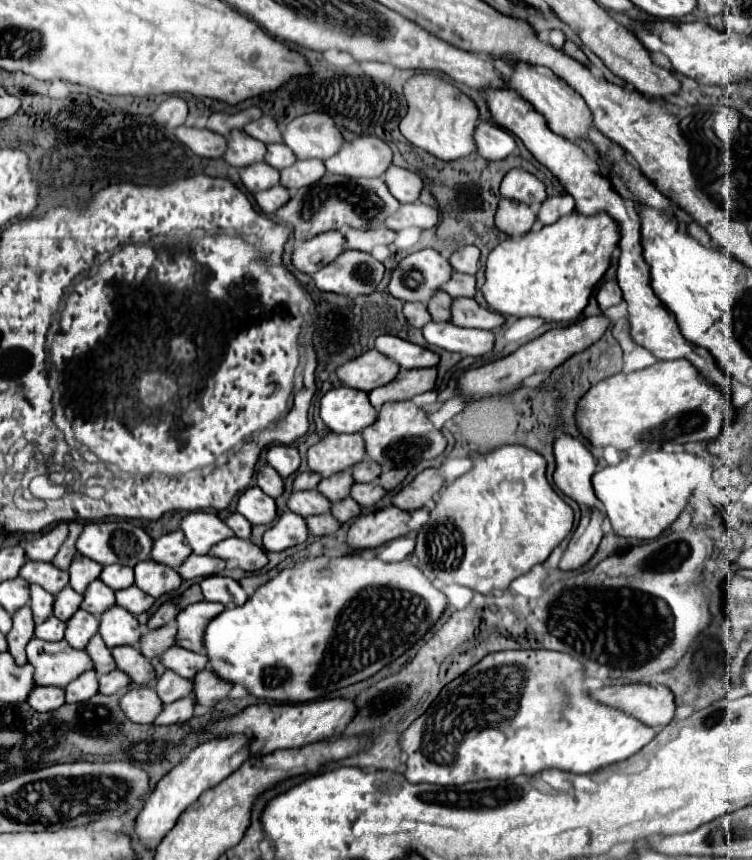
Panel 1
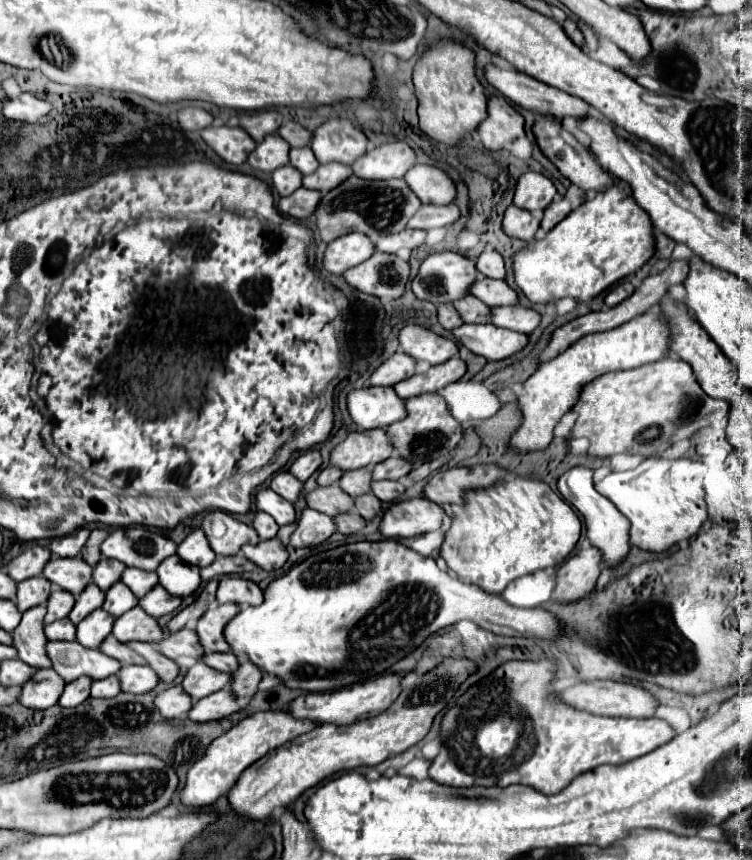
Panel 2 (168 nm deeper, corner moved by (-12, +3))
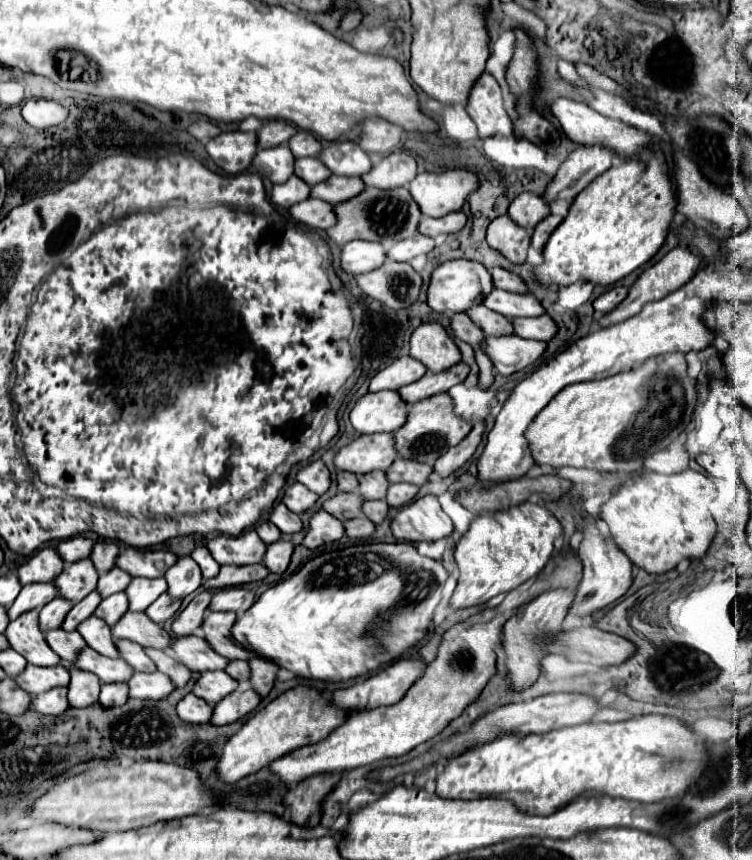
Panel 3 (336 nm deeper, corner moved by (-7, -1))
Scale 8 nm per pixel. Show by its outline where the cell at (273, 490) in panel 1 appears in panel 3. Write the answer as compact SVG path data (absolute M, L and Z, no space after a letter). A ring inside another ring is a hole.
M301 484L287 486L285 494L283 494L283 504L295 514L303 514L303 512L311 510L317 500L319 500L319 494L313 494L309 488L305 488Z

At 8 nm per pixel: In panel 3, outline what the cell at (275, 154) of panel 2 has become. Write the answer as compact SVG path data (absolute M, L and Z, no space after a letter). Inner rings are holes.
M285 144L285 146L267 148L267 150L257 150L257 156L253 158L251 166L263 178L269 178L273 184L281 184L293 176L293 162L295 162L295 156Z

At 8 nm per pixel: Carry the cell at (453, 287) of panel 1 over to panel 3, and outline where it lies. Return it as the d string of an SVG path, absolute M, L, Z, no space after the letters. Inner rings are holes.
M497 288L485 298L483 304L507 318L545 314L545 308L541 306L541 302L535 296L521 296L521 294L513 294L513 292L505 292L505 290L497 290Z

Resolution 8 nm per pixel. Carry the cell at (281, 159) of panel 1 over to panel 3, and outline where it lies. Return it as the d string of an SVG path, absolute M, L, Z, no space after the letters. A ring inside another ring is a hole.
M297 158L295 160L295 174L305 180L309 186L315 186L317 182L323 182L329 178L329 168L319 158Z

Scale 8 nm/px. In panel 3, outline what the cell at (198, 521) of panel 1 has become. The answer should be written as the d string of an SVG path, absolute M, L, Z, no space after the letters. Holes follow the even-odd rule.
M255 530L239 534L235 538L217 536L207 544L209 552L219 564L257 564L265 556L267 544L259 540Z

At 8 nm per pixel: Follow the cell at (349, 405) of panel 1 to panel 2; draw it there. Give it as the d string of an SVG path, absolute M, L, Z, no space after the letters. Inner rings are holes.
M360 388L348 394L348 414L360 430L386 428L406 416L404 402L392 388Z

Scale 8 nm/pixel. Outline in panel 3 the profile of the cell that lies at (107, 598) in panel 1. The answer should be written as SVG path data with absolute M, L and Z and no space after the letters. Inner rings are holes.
M117 592L117 594L105 598L99 604L99 608L95 610L95 616L97 618L103 618L109 626L115 626L123 618L123 614L127 610L129 610L129 600L127 600L125 592Z

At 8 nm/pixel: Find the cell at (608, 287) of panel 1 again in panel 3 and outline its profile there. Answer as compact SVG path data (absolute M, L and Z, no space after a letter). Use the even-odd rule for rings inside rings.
M617 286L617 288L611 288L607 292L603 292L595 302L593 302L593 308L607 314L611 312L619 302L623 302L623 298L627 296L627 288L625 286Z

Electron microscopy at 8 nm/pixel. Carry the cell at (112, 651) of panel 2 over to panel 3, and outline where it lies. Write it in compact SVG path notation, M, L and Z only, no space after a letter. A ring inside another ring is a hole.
M117 640L115 642L121 656L139 672L155 672L157 668L153 666L153 660L145 654L145 648L141 644L135 644L131 640Z

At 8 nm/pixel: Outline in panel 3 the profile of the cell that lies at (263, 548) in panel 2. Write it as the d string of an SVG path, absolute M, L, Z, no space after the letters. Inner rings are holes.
M279 540L279 542L273 542L267 546L267 552L265 552L265 558L263 558L263 564L275 572L275 574L283 574L289 566L289 560L291 560L291 554L293 554L293 544L287 542L287 540Z

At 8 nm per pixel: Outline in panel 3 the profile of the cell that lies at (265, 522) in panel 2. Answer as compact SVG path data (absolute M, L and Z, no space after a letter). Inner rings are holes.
M261 522L255 530L265 544L273 544L281 538L281 530L277 530L277 526L273 526L273 522Z

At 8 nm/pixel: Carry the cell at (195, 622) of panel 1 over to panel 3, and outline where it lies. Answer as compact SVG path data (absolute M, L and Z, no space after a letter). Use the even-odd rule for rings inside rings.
M209 612L201 626L201 634L221 656L225 656L229 660L235 660L235 658L249 660L253 654L249 654L249 650L245 650L243 646L237 646L237 642L233 642L231 628L233 628L235 620L237 620L235 612Z

